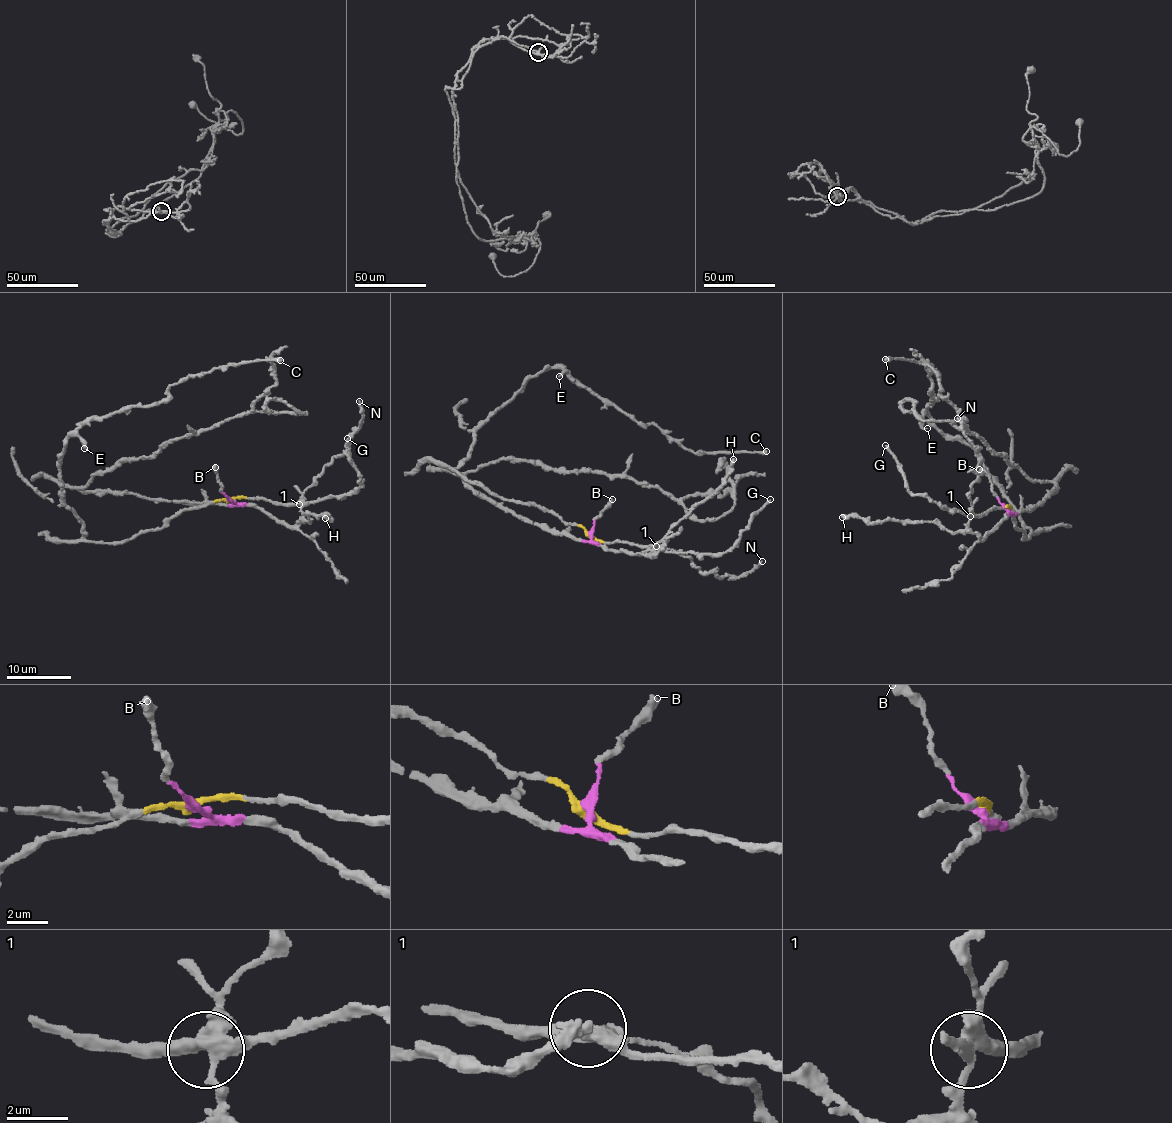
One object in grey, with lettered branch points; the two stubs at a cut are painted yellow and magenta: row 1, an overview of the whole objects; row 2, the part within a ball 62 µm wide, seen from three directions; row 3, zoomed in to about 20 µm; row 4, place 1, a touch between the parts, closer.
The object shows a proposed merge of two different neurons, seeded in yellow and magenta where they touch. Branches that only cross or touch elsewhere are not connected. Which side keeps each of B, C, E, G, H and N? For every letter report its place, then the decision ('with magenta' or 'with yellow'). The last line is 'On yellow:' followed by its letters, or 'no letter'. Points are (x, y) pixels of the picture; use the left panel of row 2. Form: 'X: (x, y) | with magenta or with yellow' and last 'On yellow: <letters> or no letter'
B: (215, 467) | with magenta
C: (280, 360) | with yellow
E: (84, 448) | with yellow
G: (347, 438) | with yellow
H: (325, 518) | with magenta
N: (359, 401) | with magenta
On yellow: C, E, G

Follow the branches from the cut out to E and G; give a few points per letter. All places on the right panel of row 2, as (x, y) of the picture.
E: (1007, 507), (1024, 539), (1031, 536), (980, 453), (926, 415), (927, 428)
G: (1007, 507), (967, 517), (968, 514), (941, 508), (926, 496), (909, 489), (895, 455), (884, 445)

